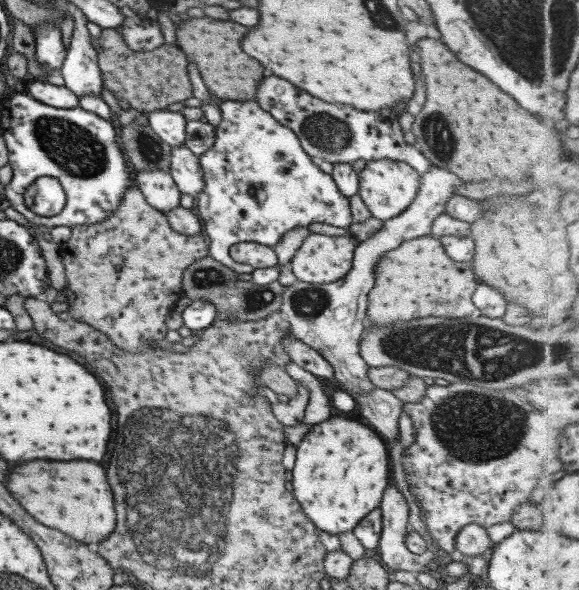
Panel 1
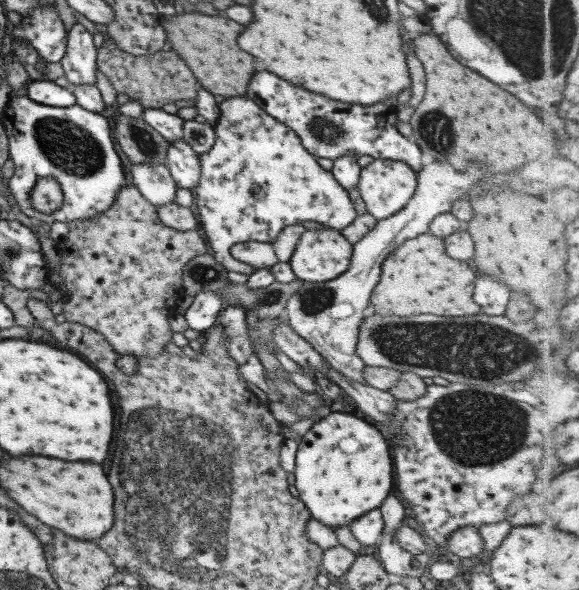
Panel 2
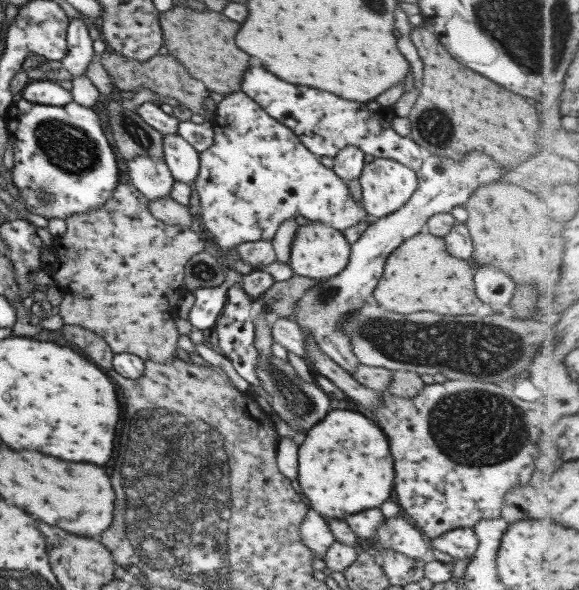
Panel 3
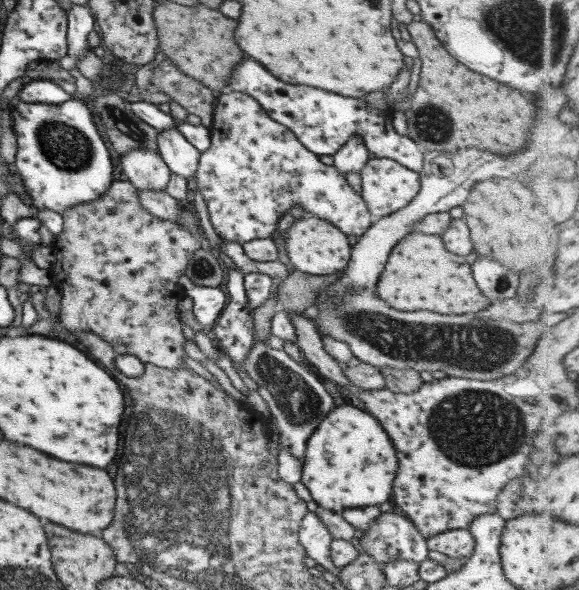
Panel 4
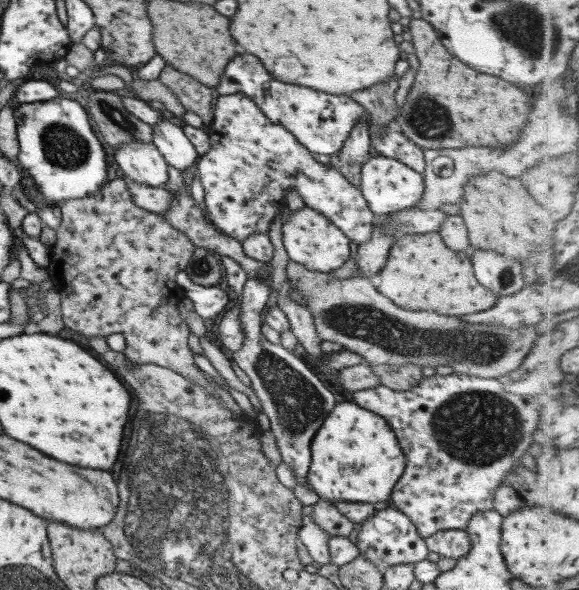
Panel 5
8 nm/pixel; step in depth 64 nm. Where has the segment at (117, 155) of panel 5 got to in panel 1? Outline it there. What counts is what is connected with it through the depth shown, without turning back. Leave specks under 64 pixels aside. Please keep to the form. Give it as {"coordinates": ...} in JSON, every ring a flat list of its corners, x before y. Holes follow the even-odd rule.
{"coordinates":[[159,169,134,171,134,179,145,202,161,214,179,205,180,192,168,172]]}

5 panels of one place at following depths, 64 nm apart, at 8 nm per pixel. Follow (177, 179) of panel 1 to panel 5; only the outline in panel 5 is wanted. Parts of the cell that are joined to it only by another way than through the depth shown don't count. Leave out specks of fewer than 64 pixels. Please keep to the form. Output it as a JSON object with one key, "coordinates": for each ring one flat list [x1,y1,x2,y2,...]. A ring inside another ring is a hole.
{"coordinates":[[161,119,150,127,153,146,156,146,167,164,183,172,198,160,194,146,175,122]]}

